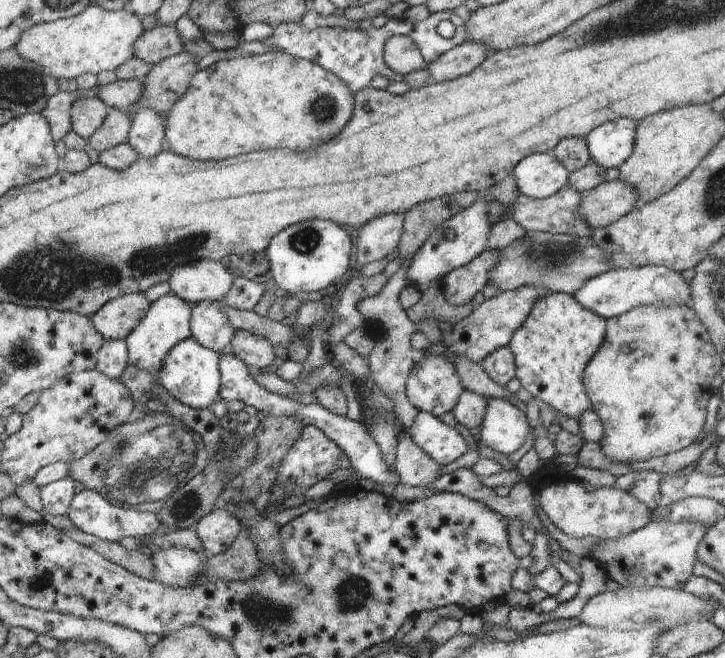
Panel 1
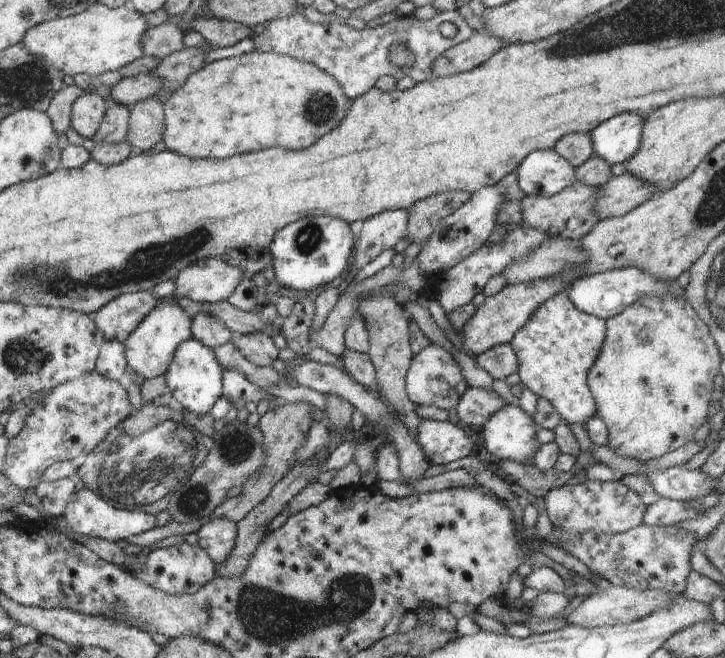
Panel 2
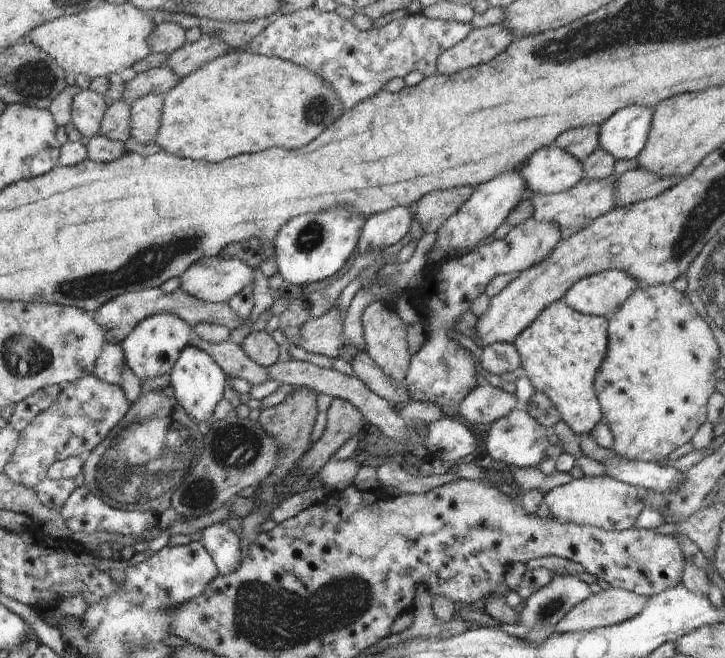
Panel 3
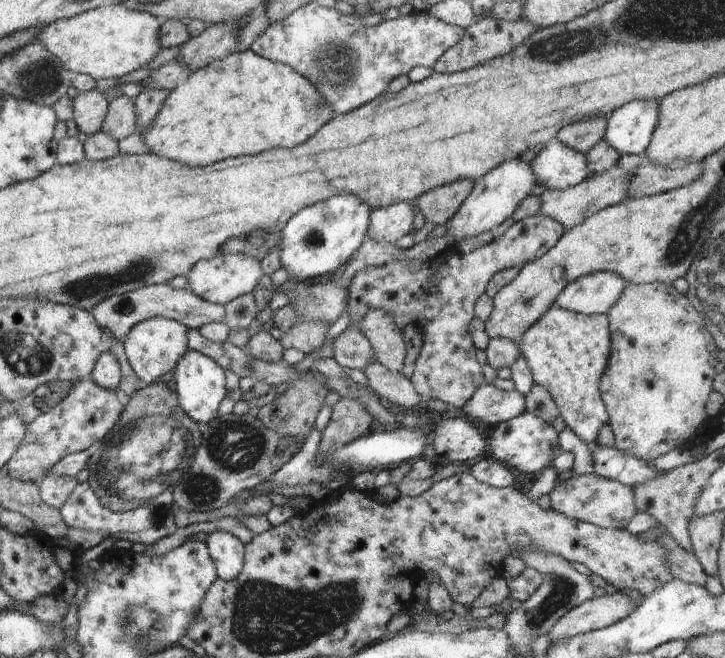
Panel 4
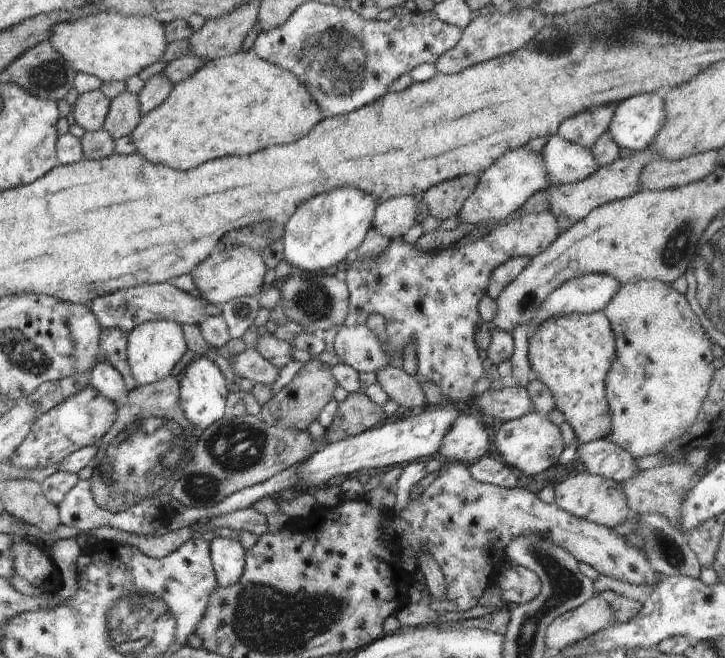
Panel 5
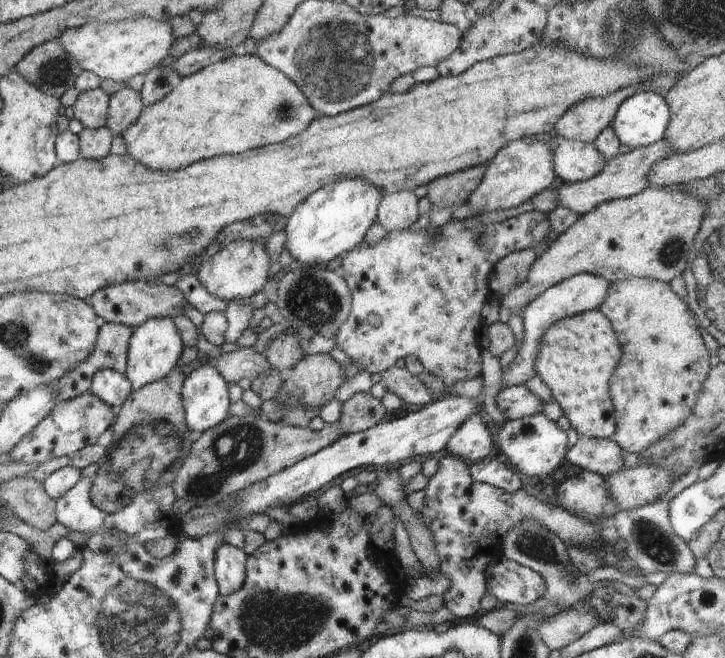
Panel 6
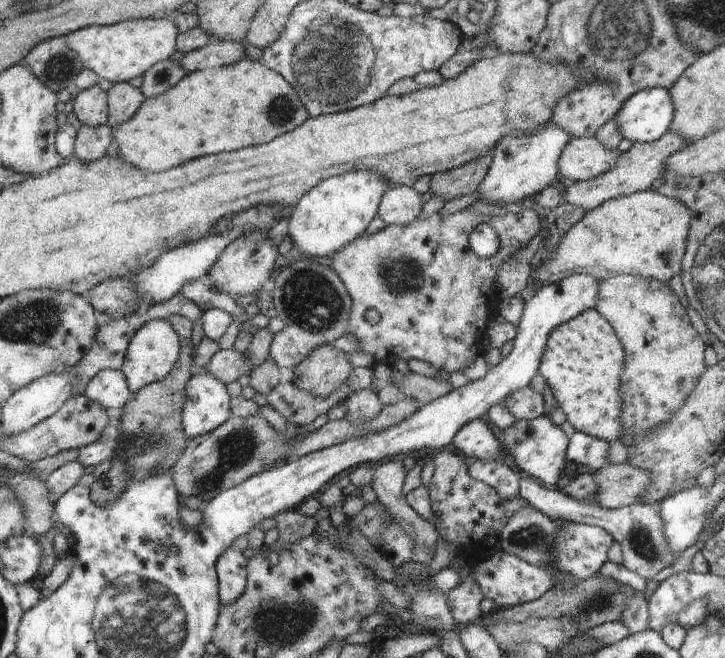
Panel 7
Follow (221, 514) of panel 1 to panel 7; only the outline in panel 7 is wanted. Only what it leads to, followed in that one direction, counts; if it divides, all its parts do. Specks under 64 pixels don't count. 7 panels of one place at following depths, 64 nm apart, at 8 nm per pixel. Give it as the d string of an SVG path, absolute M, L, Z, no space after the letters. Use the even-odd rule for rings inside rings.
M229 546L215 560L215 574L217 574L219 602L221 604L237 602L247 584L247 558L243 558L241 550Z

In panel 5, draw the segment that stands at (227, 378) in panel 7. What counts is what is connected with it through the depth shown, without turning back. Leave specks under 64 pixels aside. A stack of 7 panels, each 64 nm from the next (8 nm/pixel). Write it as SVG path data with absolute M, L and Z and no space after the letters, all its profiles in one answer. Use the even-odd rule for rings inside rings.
M253 346L245 348L245 352L237 354L237 358L231 362L231 368L241 378L249 378L249 380L253 380L255 384L261 384L261 386L271 386L281 372L271 362L267 362L263 356L259 356L253 350Z

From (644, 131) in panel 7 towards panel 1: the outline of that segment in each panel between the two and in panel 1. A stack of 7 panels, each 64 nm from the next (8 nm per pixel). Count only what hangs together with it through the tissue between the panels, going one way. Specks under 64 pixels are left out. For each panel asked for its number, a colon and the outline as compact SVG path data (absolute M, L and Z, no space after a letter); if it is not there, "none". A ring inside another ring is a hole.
1: M627 118L593 128L585 136L591 162L603 166L605 170L619 168L623 162L627 162L635 144L635 128L637 122Z
2: M619 114L595 130L591 130L593 156L601 158L605 164L625 164L637 150L643 132L643 116Z
3: M627 106L617 110L599 126L599 148L617 160L635 160L643 150L651 128L653 110L643 106Z
4: M629 102L605 120L603 140L621 154L643 156L657 124L657 102Z
5: M641 94L615 104L607 134L619 148L639 154L651 144L655 134L659 134L663 122L665 108L661 94Z
6: M641 90L623 100L613 116L611 130L631 150L647 148L665 136L669 106L659 90Z

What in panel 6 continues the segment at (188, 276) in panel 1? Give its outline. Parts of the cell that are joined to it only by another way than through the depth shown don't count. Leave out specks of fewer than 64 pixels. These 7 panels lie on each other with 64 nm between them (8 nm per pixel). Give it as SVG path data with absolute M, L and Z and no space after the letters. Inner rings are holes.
M237 240L227 244L225 248L219 248L217 252L213 250L209 260L203 260L201 266L193 272L193 276L199 280L199 284L213 296L223 302L231 300L243 300L251 298L253 294L261 292L263 286L269 282L267 270L271 266L271 260L265 252L265 242L247 242L247 240Z

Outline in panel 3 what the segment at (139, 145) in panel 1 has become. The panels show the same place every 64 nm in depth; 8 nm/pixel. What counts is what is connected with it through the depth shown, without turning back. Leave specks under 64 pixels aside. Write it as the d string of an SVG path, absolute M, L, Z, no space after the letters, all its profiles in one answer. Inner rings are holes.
M145 96L137 100L127 100L131 106L131 122L129 122L129 138L133 138L137 144L155 142L159 124L161 124L161 108L163 98L161 96Z

